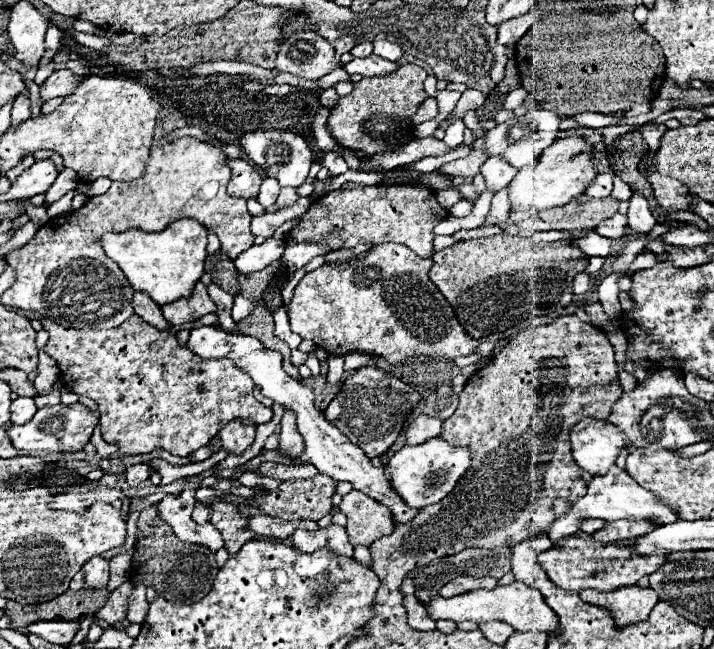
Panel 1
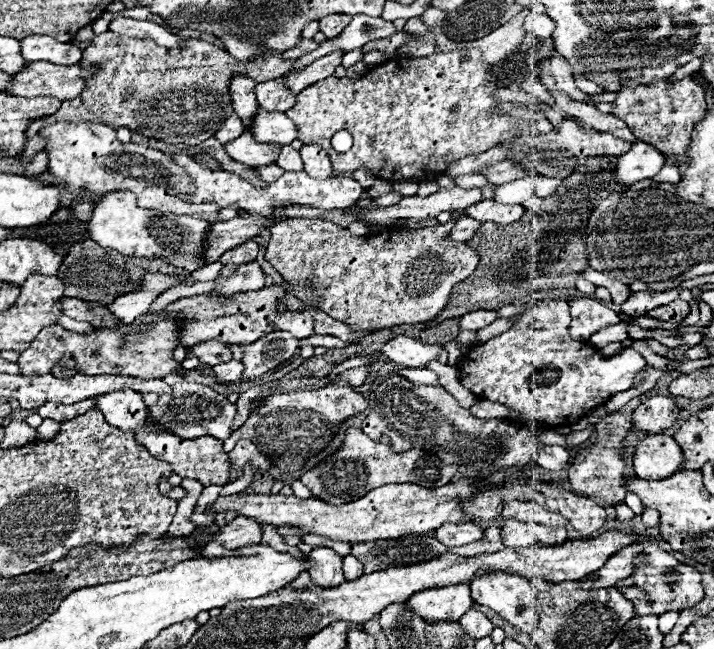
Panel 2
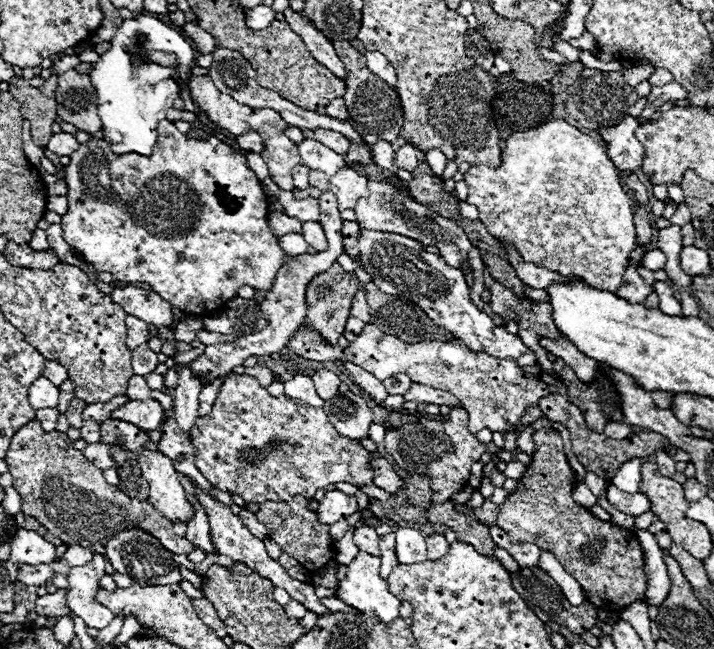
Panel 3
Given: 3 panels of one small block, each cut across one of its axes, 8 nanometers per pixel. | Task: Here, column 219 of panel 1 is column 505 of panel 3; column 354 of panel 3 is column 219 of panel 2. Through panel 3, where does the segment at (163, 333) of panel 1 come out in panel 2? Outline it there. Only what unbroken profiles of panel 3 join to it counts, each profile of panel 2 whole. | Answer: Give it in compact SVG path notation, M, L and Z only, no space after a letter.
M206 340L206 342L198 342L190 348L186 348L186 358L198 358L200 366L212 368L216 364L224 364L228 360L232 360L232 350L228 348L226 342L220 340Z

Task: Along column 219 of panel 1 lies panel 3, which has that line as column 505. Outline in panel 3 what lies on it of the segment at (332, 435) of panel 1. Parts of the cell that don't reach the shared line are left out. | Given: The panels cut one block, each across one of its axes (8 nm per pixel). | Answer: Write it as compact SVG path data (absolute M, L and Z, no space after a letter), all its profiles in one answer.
M362 228L362 236L358 240L362 268L372 276L372 282L378 284L382 292L410 298L430 316L430 320L434 320L434 324L446 328L456 338L464 340L464 344L474 352L484 350L494 358L508 358L518 362L520 366L538 364L536 354L528 346L524 346L520 336L506 332L504 326L496 326L488 314L484 314L472 304L470 288L462 272L450 268L438 254L426 252L424 246L412 238L390 232Z

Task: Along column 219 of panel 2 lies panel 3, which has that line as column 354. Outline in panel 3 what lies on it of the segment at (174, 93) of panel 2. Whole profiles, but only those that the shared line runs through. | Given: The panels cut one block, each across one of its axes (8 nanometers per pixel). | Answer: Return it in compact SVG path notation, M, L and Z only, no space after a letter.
M338 40L334 42L334 50L338 52L338 58L346 64L346 94L342 96L346 100L346 108L350 112L348 120L354 124L354 130L362 136L362 140L372 146L380 140L386 140L394 144L402 130L402 102L394 88L390 88L384 80L380 80L376 74L372 74L366 68L366 58L362 52L358 52L352 42Z

